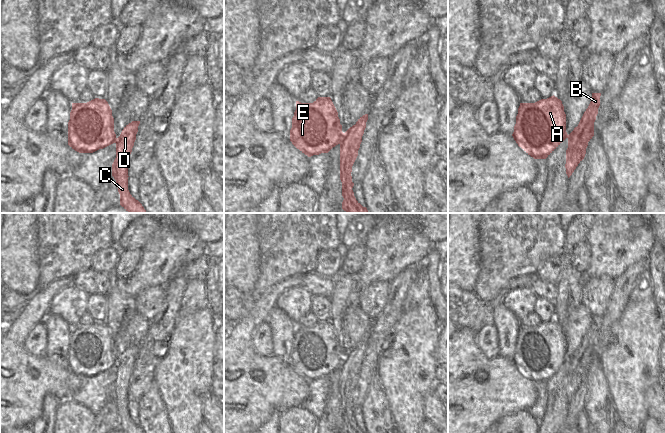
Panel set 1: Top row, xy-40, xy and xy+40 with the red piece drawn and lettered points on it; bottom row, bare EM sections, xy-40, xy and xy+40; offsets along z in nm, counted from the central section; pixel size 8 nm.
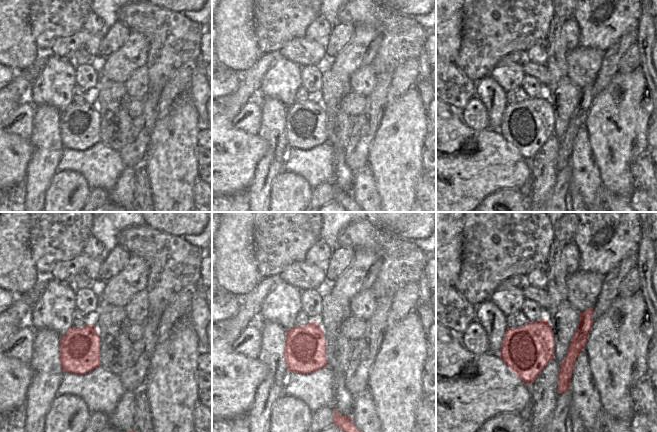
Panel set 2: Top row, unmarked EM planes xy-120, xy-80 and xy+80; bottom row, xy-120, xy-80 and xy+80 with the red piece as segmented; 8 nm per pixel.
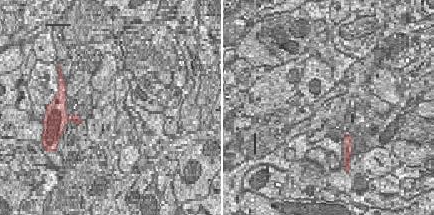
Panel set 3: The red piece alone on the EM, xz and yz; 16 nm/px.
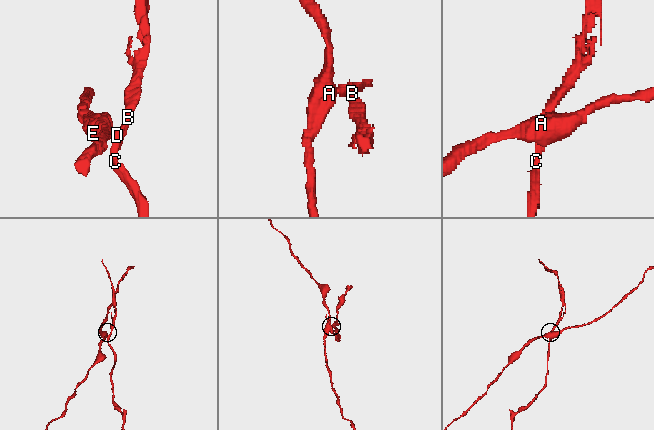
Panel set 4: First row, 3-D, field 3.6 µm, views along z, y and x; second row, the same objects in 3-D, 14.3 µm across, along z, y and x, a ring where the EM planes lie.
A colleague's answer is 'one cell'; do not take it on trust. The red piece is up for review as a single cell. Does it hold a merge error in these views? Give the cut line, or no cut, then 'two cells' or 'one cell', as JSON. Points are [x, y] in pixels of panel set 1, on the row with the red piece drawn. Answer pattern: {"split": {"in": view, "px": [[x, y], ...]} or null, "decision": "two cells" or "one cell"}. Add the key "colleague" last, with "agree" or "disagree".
{"split": {"in": "xy", "px": [[344, 133], [338, 143]]}, "decision": "two cells", "colleague": "disagree"}

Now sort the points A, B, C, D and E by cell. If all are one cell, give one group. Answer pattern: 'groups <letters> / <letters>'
groups A E / B C D

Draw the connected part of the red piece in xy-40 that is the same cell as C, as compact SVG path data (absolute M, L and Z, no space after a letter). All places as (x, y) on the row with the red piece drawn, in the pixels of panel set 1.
M132 121L124 127L116 139L116 158L112 164L112 176L120 194L120 205L128 213L147 213L142 204L128 190L128 164L136 140L140 121Z

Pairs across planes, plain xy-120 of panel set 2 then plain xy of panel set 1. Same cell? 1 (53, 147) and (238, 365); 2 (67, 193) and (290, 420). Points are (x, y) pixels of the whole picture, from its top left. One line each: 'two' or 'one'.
1: two
2: one

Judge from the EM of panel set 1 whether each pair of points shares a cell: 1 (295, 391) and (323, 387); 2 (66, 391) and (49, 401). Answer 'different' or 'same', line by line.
1: different
2: different

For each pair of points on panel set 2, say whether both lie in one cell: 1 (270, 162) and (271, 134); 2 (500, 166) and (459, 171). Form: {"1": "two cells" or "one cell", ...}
{"1": "one cell", "2": "one cell"}

